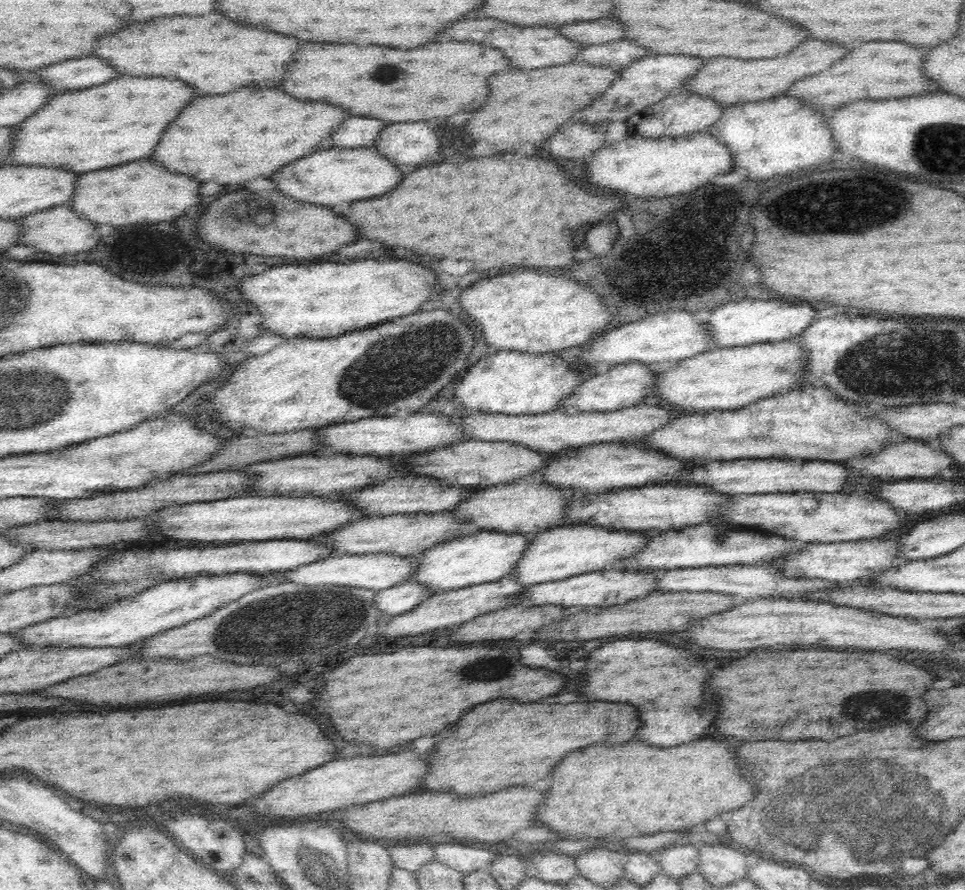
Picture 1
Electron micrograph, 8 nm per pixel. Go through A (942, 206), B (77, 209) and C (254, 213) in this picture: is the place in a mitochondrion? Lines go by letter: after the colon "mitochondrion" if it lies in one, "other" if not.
A: other
B: other
C: mitochondrion

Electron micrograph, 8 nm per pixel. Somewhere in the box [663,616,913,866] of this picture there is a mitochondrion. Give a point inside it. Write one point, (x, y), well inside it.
(802, 814)

